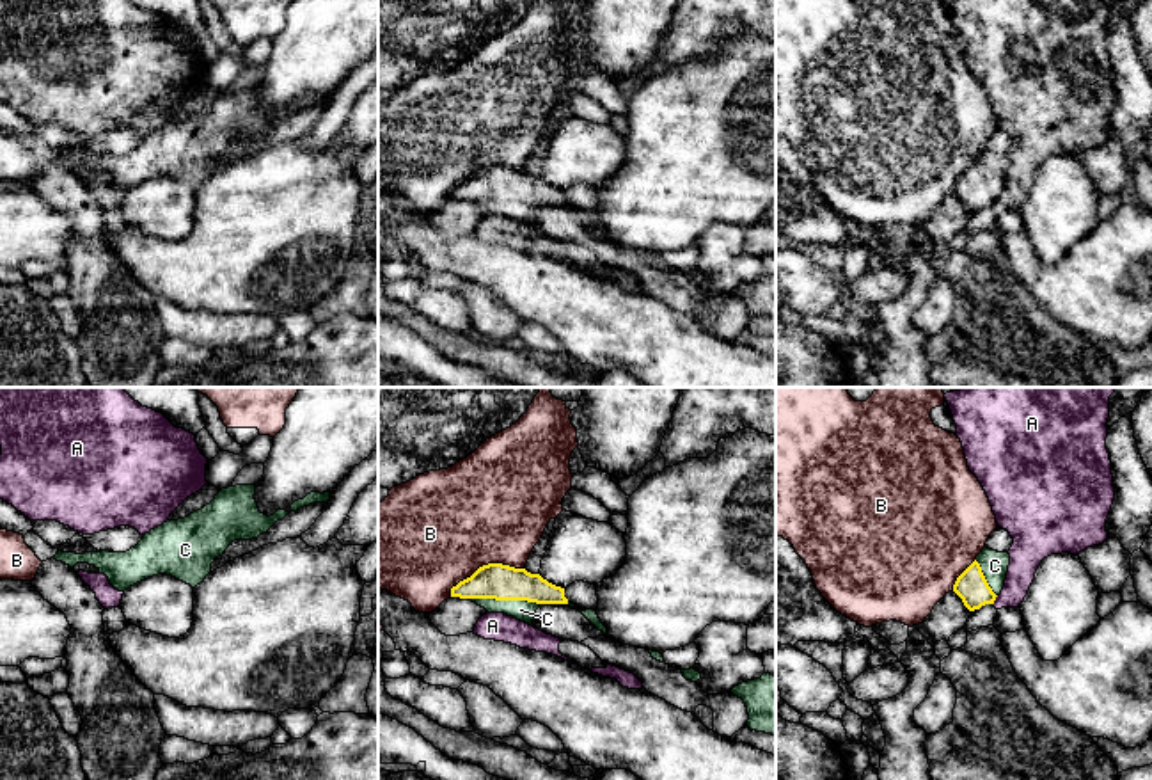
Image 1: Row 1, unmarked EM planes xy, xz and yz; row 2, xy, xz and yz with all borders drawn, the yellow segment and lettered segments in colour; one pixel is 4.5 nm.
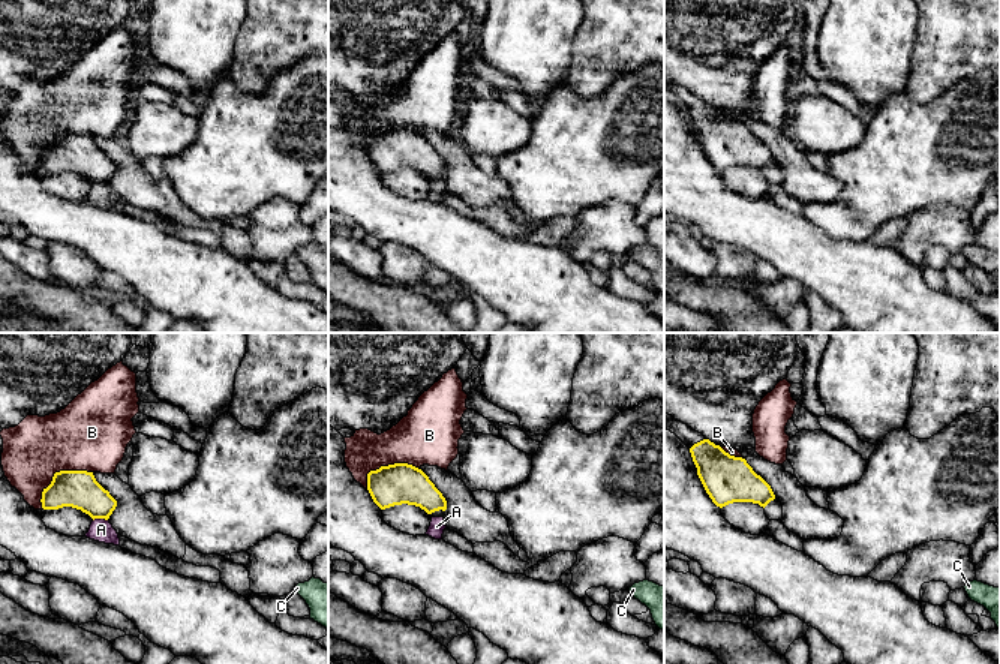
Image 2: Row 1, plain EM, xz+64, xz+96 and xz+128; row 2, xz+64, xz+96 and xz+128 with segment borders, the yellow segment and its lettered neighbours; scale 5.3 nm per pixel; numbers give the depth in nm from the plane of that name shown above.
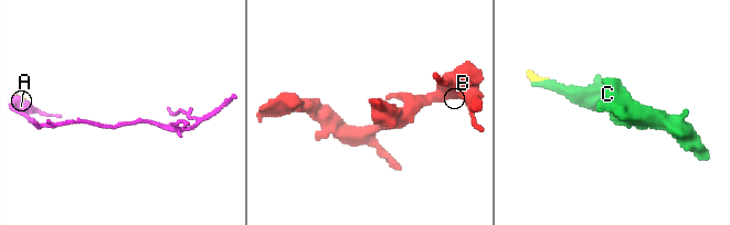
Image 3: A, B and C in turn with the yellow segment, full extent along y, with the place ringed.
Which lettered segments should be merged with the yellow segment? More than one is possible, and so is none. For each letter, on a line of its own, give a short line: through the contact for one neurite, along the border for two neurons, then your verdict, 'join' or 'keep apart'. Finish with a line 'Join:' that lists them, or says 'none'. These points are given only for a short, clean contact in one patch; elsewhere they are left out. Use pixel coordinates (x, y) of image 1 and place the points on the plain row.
A: line yz (998, 198), (993, 205); keep apart
B: keep apart
C: line xz (497, 183), (504, 201), (520, 212); join
Join: C

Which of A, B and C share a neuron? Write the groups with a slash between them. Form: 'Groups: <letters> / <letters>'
Groups: A / B / C

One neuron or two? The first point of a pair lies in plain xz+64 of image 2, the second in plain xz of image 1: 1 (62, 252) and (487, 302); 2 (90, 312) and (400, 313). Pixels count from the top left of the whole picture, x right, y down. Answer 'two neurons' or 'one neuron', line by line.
1: one neuron
2: one neuron

